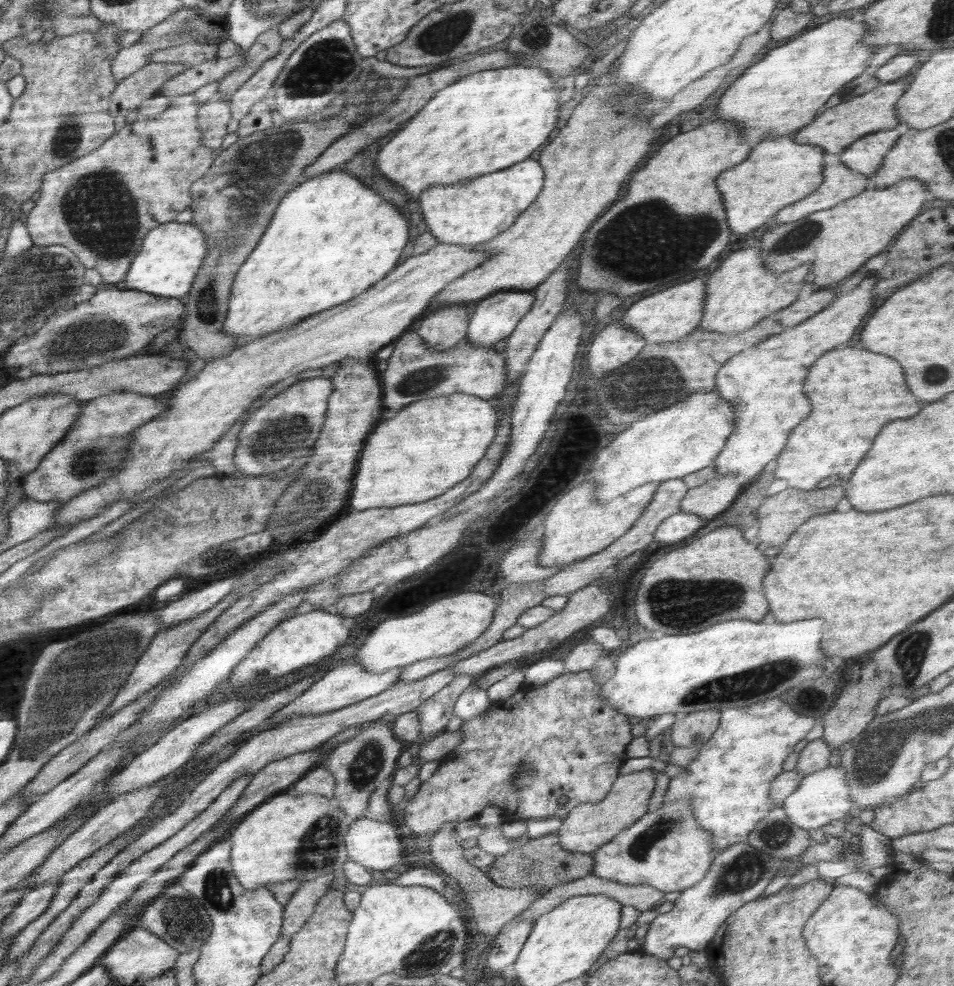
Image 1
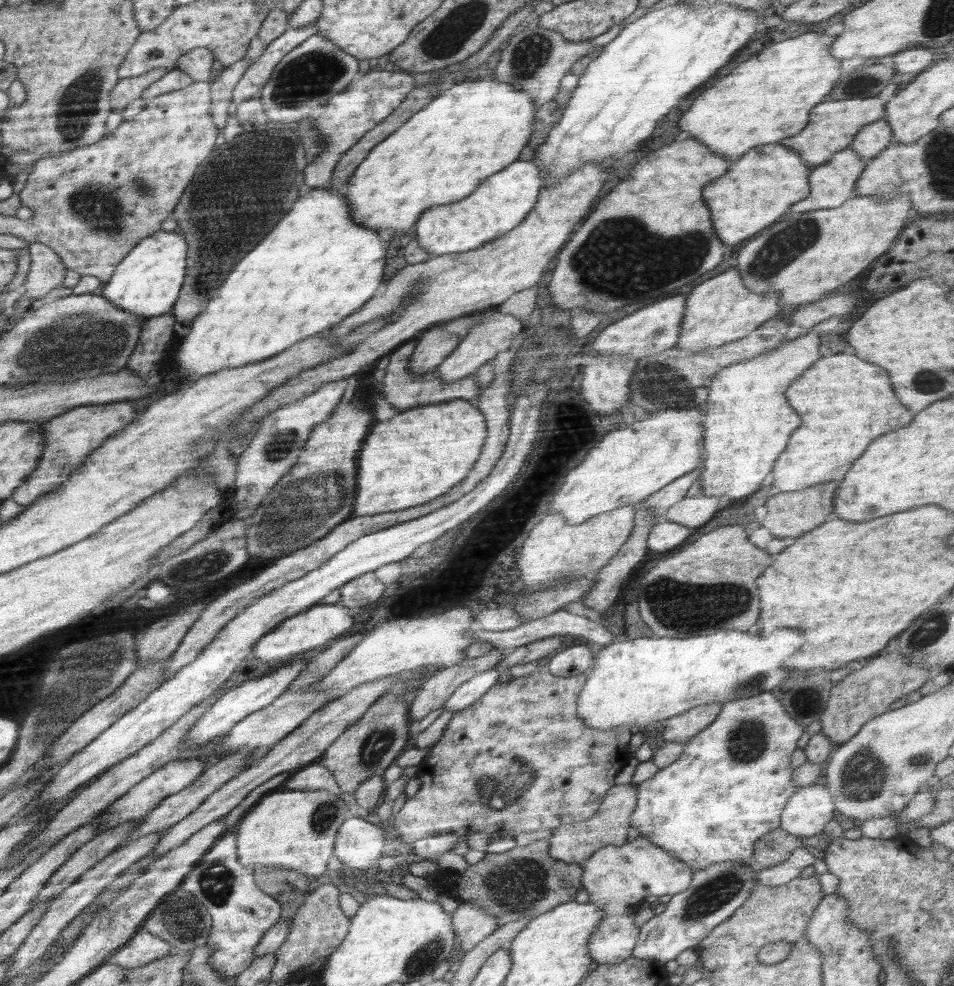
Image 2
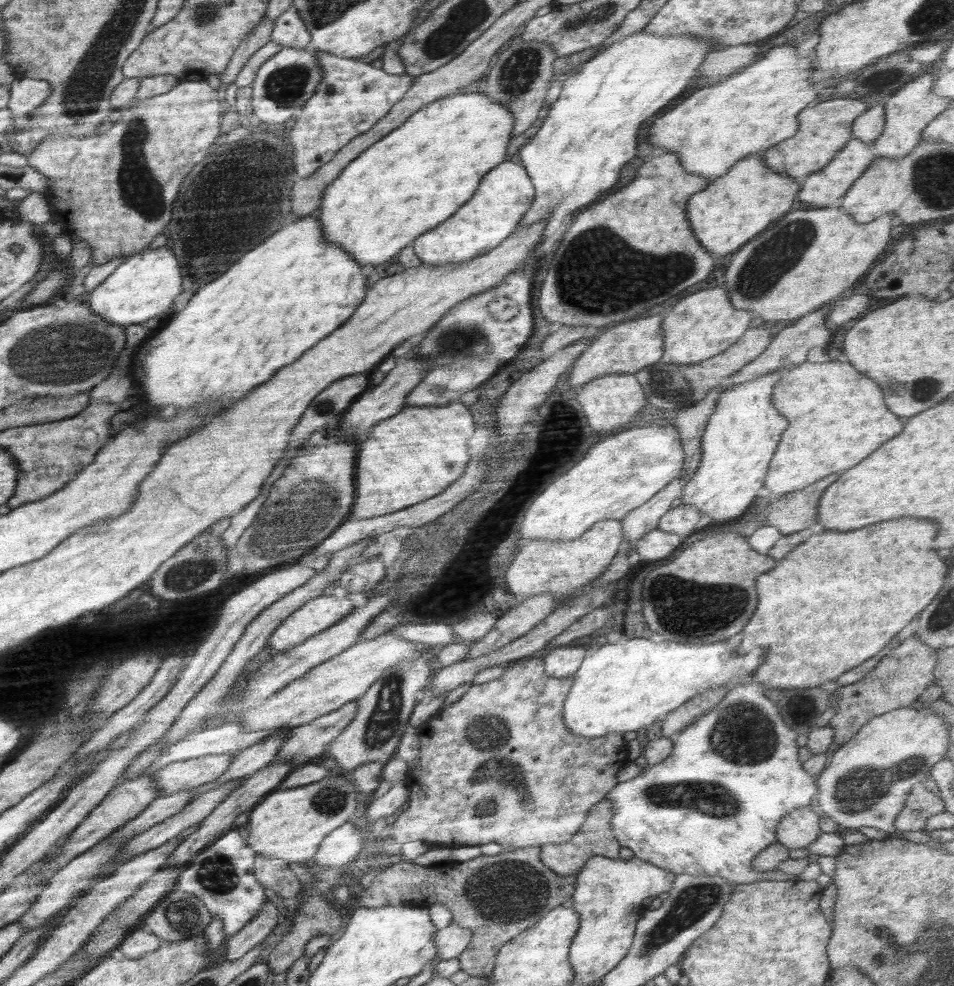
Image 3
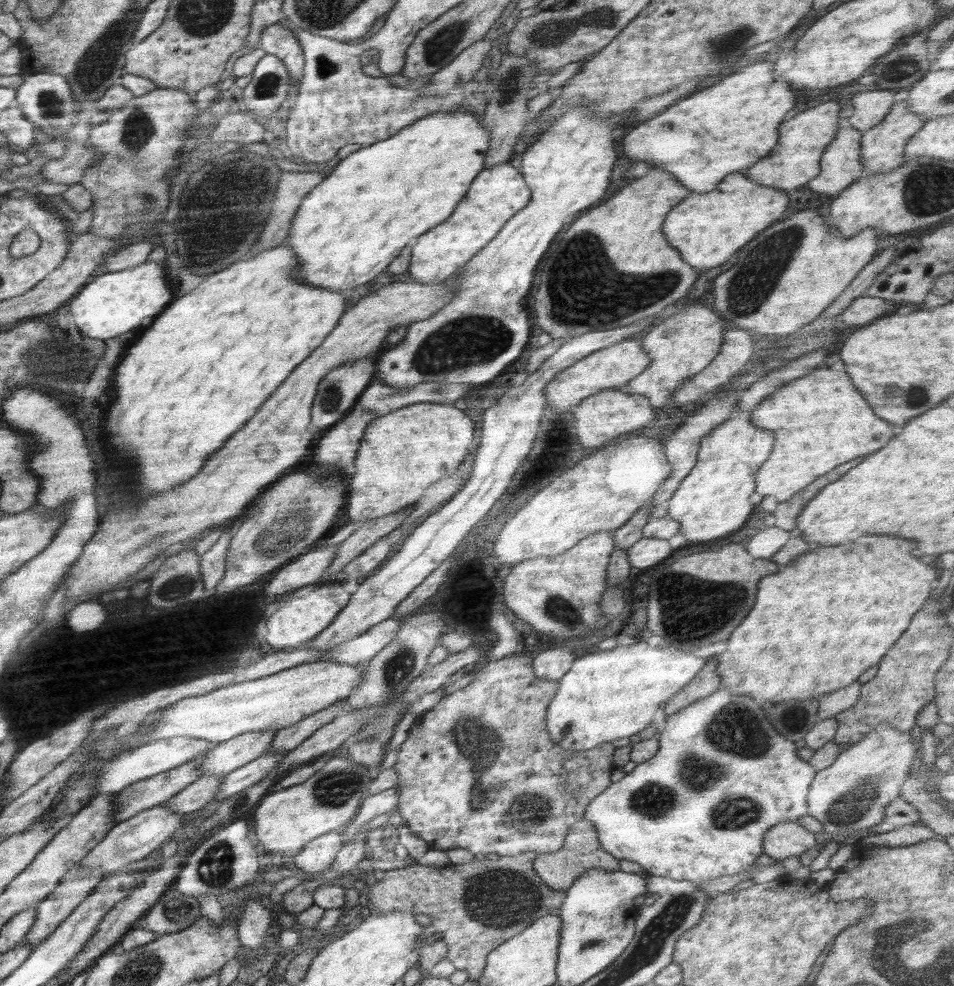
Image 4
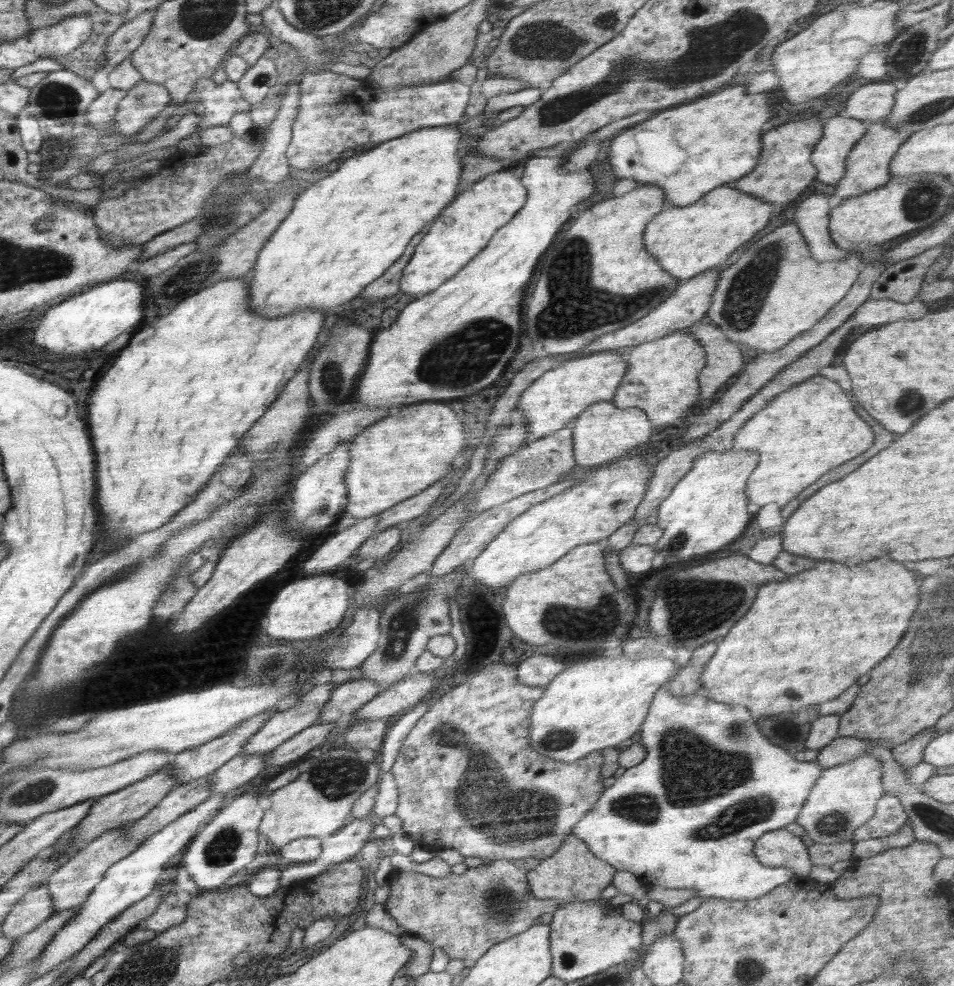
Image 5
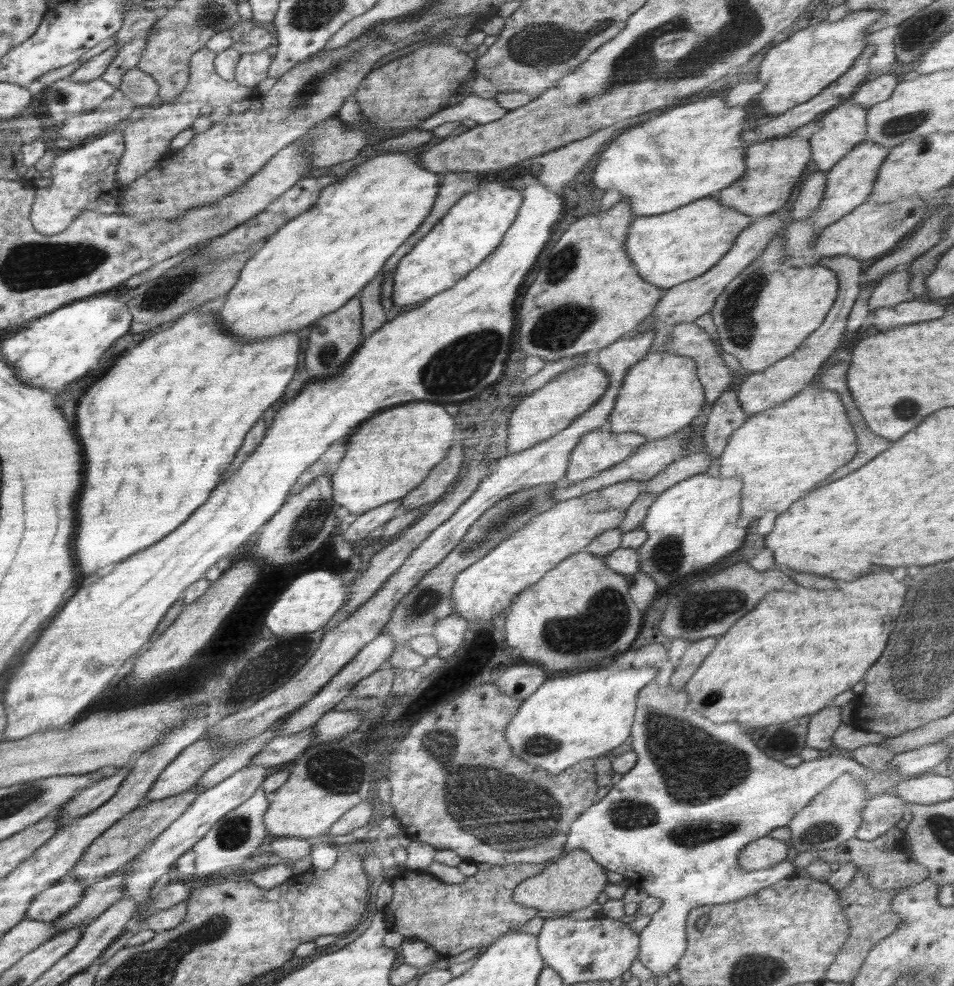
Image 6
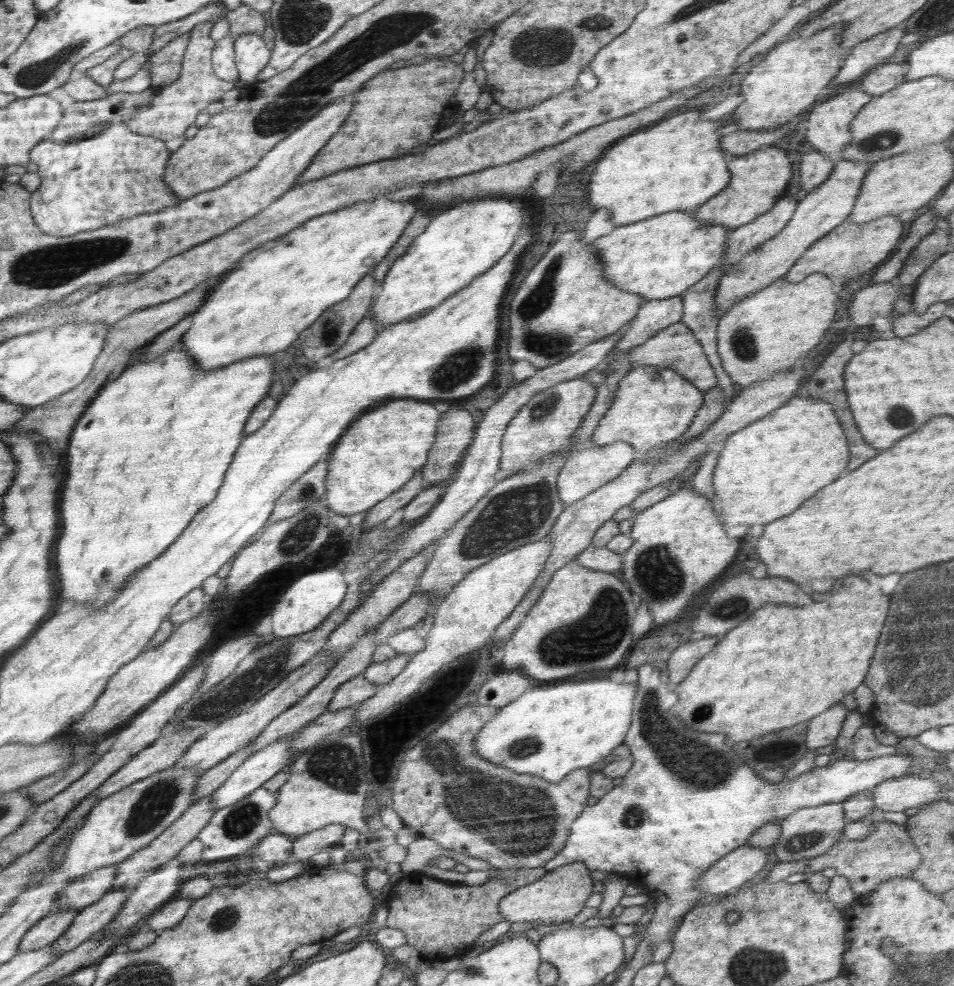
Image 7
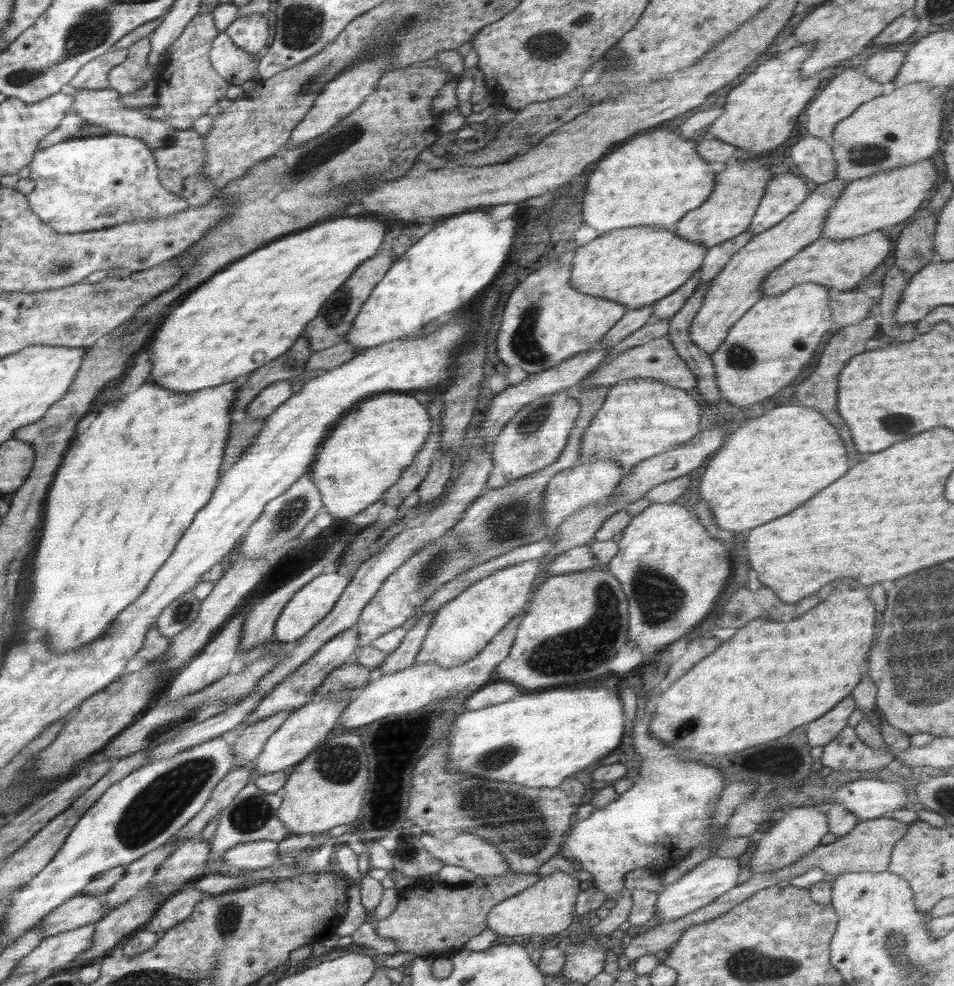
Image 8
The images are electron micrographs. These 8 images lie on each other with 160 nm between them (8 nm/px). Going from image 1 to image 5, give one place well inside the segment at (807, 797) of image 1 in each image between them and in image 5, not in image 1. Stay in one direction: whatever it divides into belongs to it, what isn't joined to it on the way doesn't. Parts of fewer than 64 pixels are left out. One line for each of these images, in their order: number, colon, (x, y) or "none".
2: (806, 812)
3: (798, 829)
4: (786, 839)
5: (779, 848)

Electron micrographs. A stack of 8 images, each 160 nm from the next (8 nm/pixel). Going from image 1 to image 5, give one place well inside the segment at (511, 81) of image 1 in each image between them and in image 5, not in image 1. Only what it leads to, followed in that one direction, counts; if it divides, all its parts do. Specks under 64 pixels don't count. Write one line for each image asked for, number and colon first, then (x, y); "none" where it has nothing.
2: (442, 153)
3: (421, 173)
4: (350, 226)
5: (346, 229)

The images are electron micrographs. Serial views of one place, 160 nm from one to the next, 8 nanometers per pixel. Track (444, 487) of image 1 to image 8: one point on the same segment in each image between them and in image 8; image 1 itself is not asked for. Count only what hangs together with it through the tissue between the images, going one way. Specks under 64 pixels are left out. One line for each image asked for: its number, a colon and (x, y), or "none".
2: (418, 455)
3: (418, 452)
4: (400, 455)
5: (392, 460)
6: (392, 453)
7: (380, 452)
8: (366, 451)

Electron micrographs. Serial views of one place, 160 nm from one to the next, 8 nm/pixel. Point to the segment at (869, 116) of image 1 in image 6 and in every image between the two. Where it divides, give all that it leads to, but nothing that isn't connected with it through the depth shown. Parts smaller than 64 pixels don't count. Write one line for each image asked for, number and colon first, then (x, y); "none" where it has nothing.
2: (832, 126)
3: (823, 131)
4: (795, 160)
5: (783, 170)
6: (773, 167)

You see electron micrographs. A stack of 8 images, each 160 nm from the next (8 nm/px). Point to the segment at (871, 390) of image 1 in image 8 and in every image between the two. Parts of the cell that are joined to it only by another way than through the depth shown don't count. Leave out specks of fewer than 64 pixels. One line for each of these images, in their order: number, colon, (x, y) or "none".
2: (845, 403)
3: (836, 417)
4: (819, 421)
5: (811, 428)
6: (780, 454)
7: (764, 471)
8: (770, 464)

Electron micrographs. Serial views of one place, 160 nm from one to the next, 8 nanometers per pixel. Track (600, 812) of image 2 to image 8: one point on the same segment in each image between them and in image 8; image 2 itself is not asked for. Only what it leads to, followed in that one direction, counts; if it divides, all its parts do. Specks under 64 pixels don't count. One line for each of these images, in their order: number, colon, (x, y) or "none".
3: (594, 838)
4: (581, 851)
5: (572, 871)
6: (574, 880)
7: (560, 894)
8: (546, 908)

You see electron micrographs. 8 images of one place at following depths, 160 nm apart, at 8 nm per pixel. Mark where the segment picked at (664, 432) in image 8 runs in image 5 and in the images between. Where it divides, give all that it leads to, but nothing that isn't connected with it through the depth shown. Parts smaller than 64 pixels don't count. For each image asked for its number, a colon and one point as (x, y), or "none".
5: (662, 380)
6: (660, 395)
7: (652, 405)

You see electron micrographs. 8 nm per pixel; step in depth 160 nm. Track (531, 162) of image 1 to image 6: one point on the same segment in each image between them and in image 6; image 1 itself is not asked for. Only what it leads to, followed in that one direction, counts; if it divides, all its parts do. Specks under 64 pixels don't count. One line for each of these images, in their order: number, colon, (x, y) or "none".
2: (501, 202)
3: (505, 194)
4: (498, 192)
5: (466, 225)
6: (473, 228)

